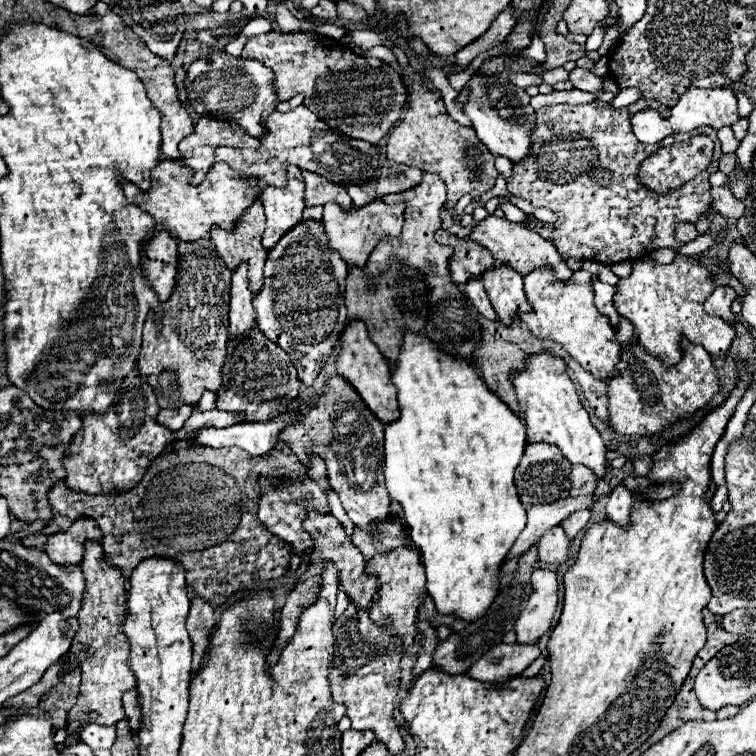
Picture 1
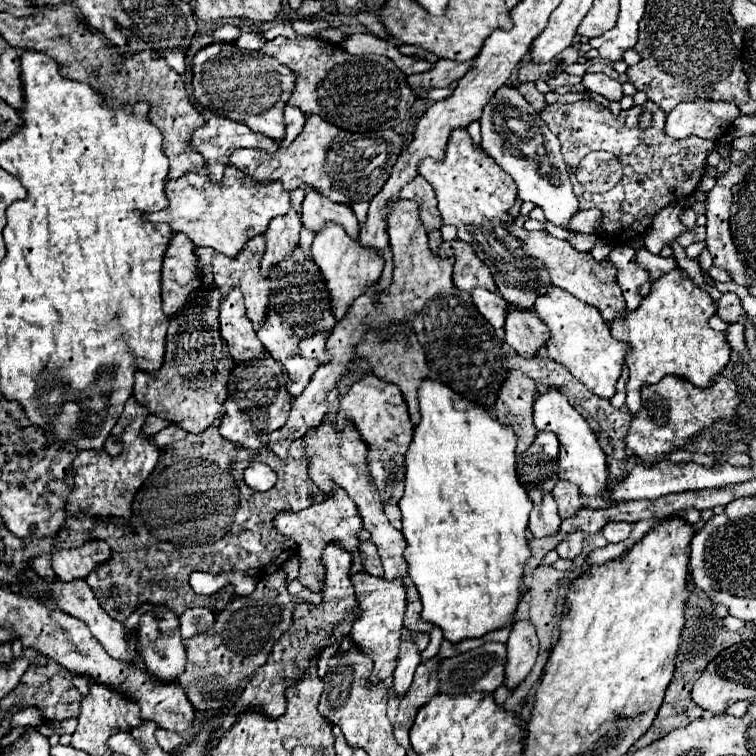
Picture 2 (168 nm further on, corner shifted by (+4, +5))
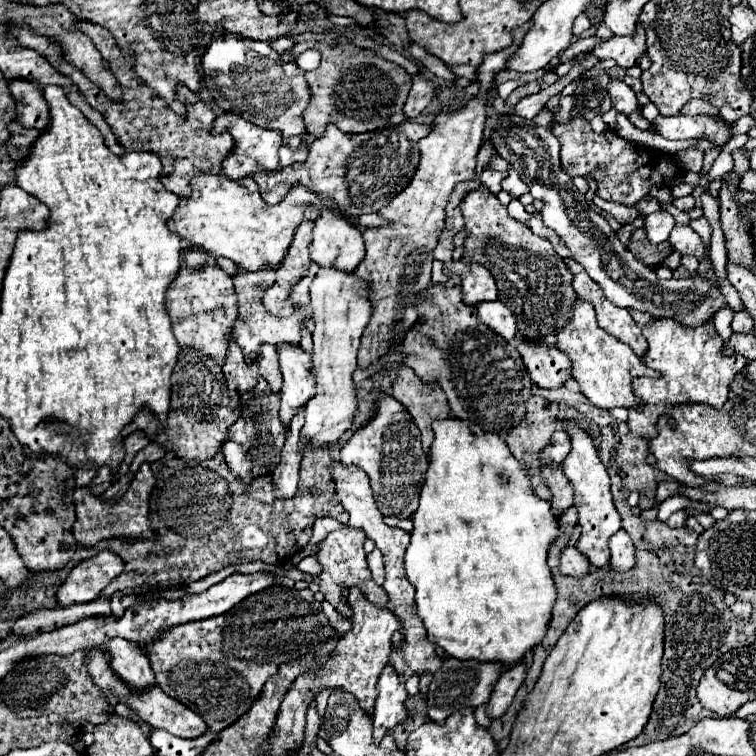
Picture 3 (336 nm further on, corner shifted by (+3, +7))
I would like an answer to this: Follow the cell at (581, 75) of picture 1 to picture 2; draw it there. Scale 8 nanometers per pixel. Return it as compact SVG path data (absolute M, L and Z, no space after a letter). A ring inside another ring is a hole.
M583 74L581 84L585 86L585 90L595 92L595 94L601 94L607 100L621 100L621 96L623 96L621 82L611 80L605 74Z

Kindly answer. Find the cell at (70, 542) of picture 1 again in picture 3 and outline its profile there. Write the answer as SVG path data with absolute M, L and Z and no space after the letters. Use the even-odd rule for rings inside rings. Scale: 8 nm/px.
M104 550L98 556L84 560L70 570L66 582L58 588L60 606L72 606L80 602L90 602L100 596L100 592L122 574L124 562L116 554Z

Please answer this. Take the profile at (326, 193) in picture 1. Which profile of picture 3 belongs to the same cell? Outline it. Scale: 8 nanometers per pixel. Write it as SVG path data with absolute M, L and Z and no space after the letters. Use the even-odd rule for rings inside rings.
M322 210L314 222L314 238L310 244L310 258L320 268L334 268L354 272L362 262L366 250L362 232L348 222L348 218Z

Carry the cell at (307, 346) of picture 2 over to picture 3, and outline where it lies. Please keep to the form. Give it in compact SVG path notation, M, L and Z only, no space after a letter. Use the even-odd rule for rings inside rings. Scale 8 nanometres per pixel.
M318 270L310 286L310 306L314 312L316 328L312 334L314 354L312 354L312 374L316 378L316 396L306 404L306 424L302 428L302 438L306 448L334 446L340 442L342 434L350 430L354 422L356 384L352 380L356 366L356 354L360 346L360 336L370 320L372 304L368 300L368 286L356 282L352 274L342 274L340 270Z

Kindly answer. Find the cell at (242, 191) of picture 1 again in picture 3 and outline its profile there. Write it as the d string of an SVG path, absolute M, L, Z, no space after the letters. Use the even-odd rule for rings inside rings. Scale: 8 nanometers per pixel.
M202 174L194 178L192 190L194 194L190 198L180 198L178 210L170 220L170 230L174 230L186 242L202 246L216 256L236 262L248 272L262 270L264 266L276 270L282 264L292 244L294 232L304 220L306 208L314 212L332 210L340 212L342 216L346 214L336 206L336 202L332 202L324 194L312 192L302 186L294 186L294 190L290 190L290 194L280 204L270 206L262 200L254 178L230 180L222 174Z

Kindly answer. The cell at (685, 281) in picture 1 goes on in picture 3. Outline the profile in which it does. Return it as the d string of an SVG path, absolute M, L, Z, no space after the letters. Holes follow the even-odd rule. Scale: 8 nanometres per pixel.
M654 320L654 324L642 328L644 338L648 340L648 354L644 354L644 364L658 370L662 378L638 378L634 380L634 392L644 400L642 410L628 410L628 428L632 436L654 438L656 422L674 404L708 404L716 410L728 400L728 386L734 380L736 372L742 370L746 358L726 358L722 354L722 338L714 332L712 322L700 328L684 328L678 322Z

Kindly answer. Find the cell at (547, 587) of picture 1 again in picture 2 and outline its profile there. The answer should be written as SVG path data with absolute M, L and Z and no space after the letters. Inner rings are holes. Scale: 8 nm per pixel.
M517 620L511 626L511 636L507 640L507 676L505 684L515 688L527 672L533 668L539 652L539 640L531 620Z

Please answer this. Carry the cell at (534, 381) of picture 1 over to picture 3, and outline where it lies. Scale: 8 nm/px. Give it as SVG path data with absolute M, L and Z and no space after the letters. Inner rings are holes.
M572 420L562 422L562 428L572 438L572 452L562 462L562 468L564 468L566 478L574 486L574 506L578 510L578 526L580 526L580 538L578 538L576 548L590 560L592 566L606 568L608 558L610 558L608 538L622 528L620 514L614 508L612 494L610 494L610 478L608 478L606 466L602 466L602 462L598 458L598 450L594 446L592 436L586 434L584 430L580 430Z

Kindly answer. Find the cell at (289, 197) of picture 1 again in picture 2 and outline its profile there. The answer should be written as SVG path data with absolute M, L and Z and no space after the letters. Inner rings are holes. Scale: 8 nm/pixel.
M303 188L289 192L291 208L287 214L269 220L265 238L267 248L261 260L261 268L267 272L277 260L283 260L297 244L299 244L299 230L301 230L301 202L303 202Z

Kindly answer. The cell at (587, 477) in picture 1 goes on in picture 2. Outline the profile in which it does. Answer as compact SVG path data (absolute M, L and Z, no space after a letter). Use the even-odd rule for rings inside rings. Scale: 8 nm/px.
M559 480L553 488L553 498L559 506L559 516L565 520L569 516L573 516L579 508L581 508L581 500L579 500L579 486L571 484L569 480Z

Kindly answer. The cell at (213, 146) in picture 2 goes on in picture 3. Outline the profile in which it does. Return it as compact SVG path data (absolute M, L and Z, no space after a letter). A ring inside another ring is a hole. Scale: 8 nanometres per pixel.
M226 112L226 114L218 116L216 122L214 122L212 132L224 132L224 130L230 132L232 138L236 140L234 154L230 154L230 158L226 158L226 162L222 164L222 174L224 176L234 178L234 180L240 180L240 178L252 176L258 168L262 168L266 172L272 172L272 170L278 170L280 168L278 148L282 146L282 134L278 130L260 128L260 126L256 126L256 124L240 118L238 114L232 114L232 112Z

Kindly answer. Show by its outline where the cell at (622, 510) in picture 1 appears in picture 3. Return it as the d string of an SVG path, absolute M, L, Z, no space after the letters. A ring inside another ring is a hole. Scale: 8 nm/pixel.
M618 530L610 538L610 568L616 572L628 572L636 564L636 554L626 530Z

